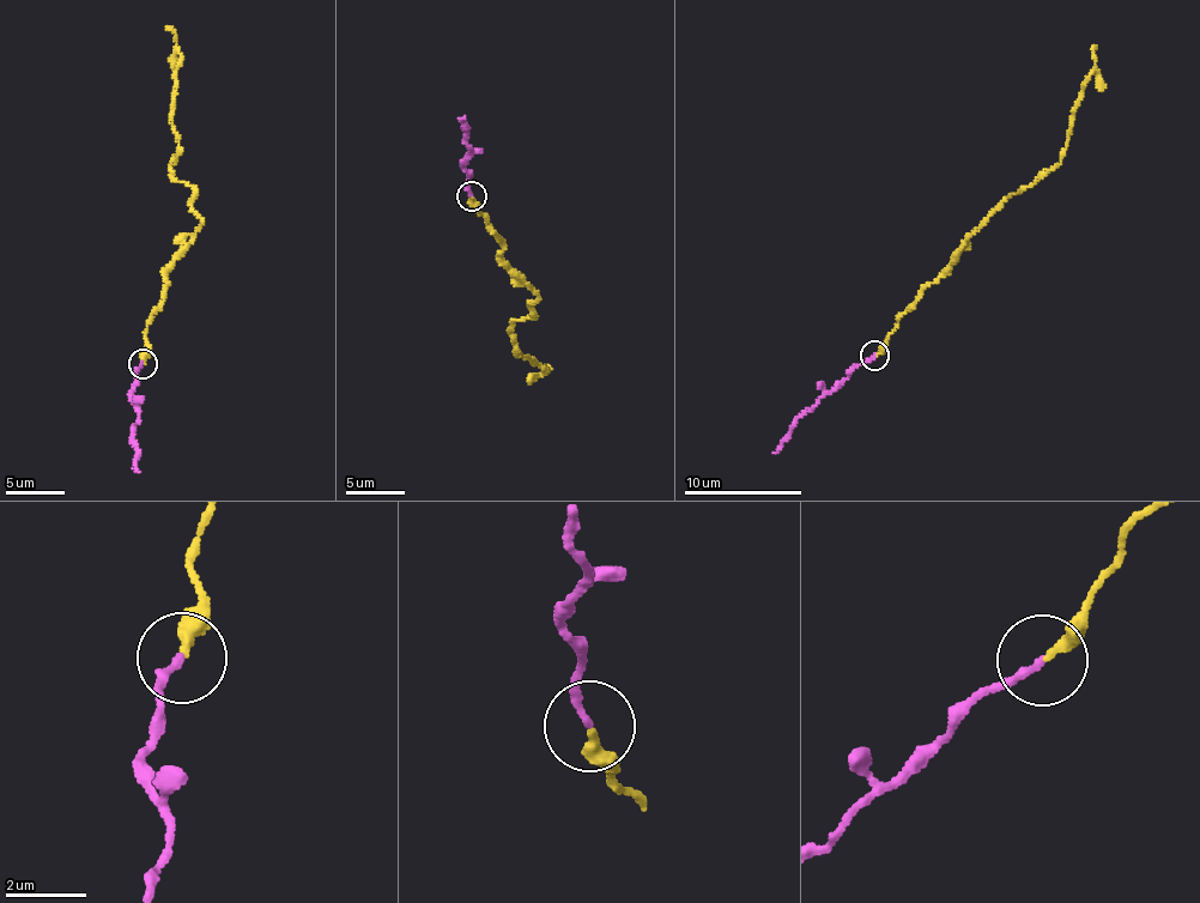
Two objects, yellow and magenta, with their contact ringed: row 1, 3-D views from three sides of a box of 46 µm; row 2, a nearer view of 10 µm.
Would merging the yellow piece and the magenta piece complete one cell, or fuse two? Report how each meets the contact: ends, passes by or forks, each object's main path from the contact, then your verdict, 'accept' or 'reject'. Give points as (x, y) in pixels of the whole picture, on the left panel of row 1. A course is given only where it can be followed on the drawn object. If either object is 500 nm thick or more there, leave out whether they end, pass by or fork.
yellow ends there; magenta ends there; yellow runs (143, 364), (170, 262), (202, 224), (191, 186), (171, 175), (180, 50), (167, 26); magenta runs (141, 364), (132, 394), (139, 414), (131, 430), (138, 472); accept

